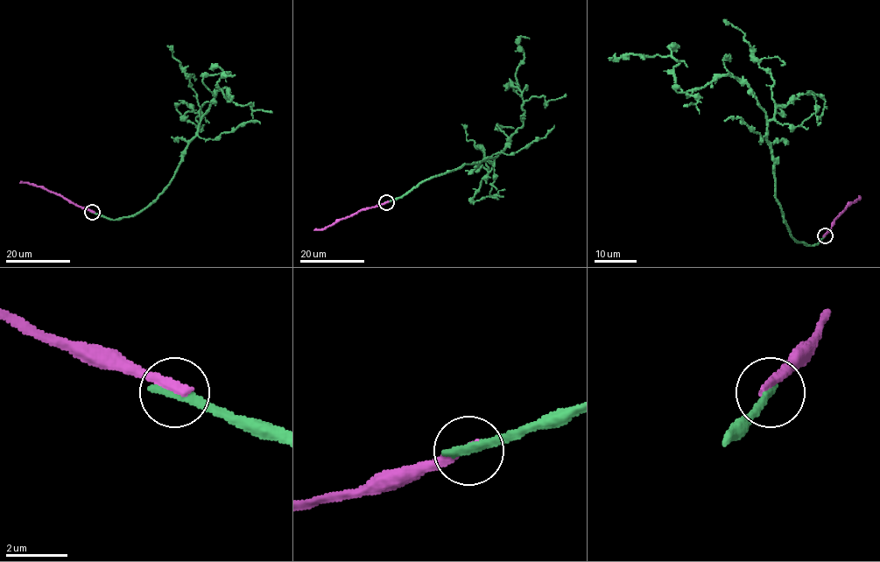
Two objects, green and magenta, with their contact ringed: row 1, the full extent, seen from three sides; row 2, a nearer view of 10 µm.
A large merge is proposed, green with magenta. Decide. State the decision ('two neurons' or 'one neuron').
two neurons

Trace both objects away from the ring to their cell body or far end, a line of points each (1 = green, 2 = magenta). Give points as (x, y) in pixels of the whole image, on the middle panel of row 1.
1: (386, 202), (505, 148), (522, 126), (522, 94), (511, 86), (518, 87), (519, 38), (529, 38)
2: (386, 202), (363, 208), (321, 229), (313, 230)

